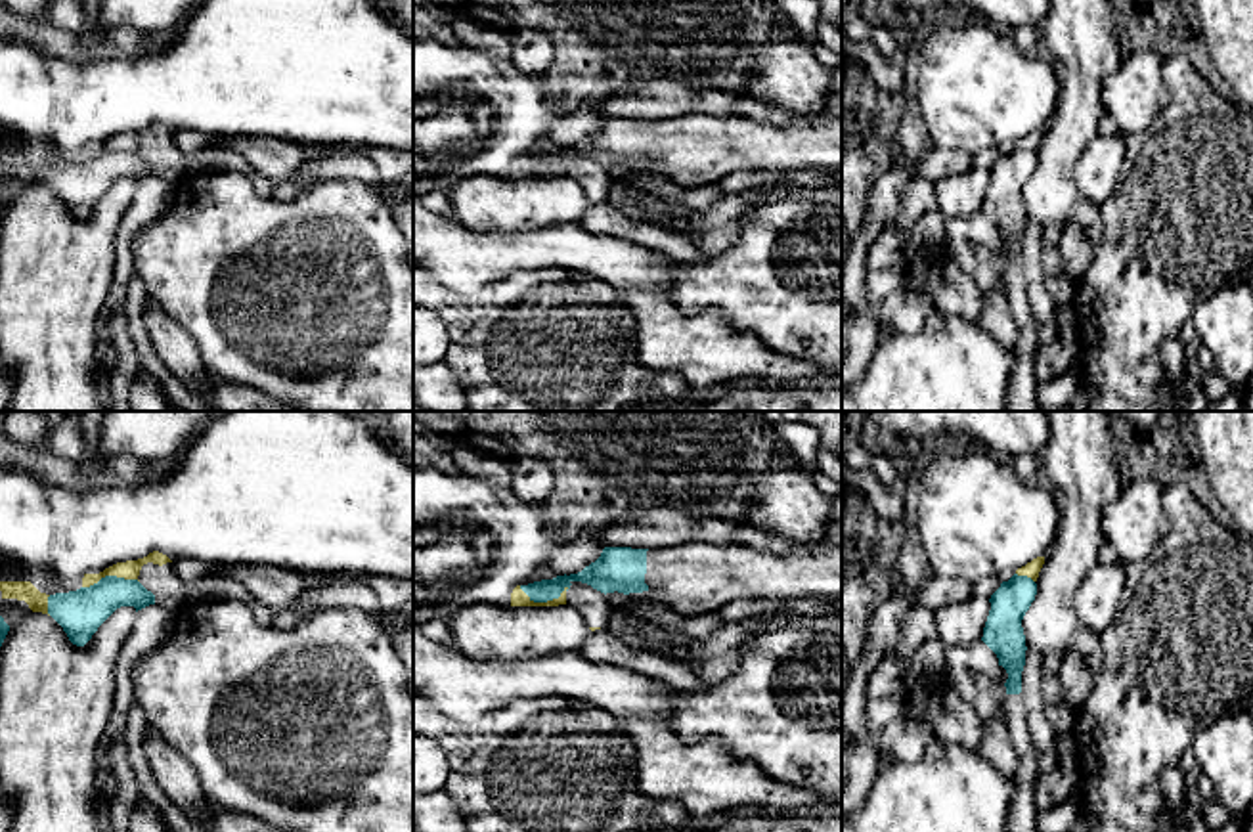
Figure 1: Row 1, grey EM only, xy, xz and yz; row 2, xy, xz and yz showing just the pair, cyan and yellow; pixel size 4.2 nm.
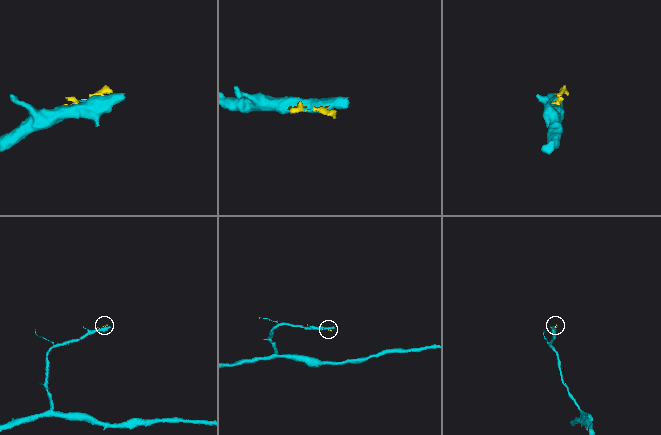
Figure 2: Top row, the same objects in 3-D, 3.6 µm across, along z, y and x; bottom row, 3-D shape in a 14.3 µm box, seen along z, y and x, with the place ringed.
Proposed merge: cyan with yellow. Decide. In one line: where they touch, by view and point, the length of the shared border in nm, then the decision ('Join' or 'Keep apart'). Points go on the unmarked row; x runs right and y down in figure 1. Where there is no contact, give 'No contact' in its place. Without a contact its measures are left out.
Touches cyan at xz (544, 173). Shared border 220 nm. Join

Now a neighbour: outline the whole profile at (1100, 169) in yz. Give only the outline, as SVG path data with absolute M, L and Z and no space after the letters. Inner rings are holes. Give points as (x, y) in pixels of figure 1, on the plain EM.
M1123 134L1096 136L1077 164L1079 193L1094 205L1104 205L1127 172L1127 142Z

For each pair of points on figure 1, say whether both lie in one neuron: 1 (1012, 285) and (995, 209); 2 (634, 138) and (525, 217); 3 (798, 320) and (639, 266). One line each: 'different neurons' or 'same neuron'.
1: same neuron
2: different neurons
3: different neurons

